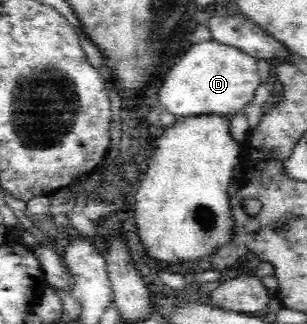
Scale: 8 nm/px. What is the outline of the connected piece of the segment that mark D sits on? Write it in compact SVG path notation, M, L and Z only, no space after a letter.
M215 39L189 44L187 52L179 56L177 64L165 73L159 88L160 106L179 117L196 115L232 116L244 110L255 96L261 77L257 70L257 59Z

